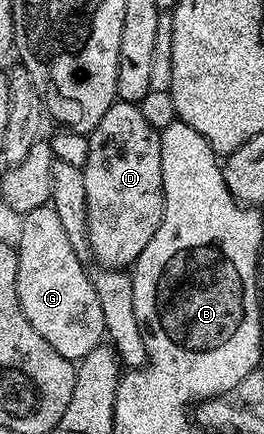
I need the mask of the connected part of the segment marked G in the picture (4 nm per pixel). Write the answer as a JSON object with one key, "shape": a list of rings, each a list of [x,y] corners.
{"shape":[[[46,204],[23,215],[22,231],[17,242],[19,260],[19,304],[31,328],[59,352],[59,356],[80,360],[106,337],[103,308],[95,296],[90,271],[85,271],[82,255],[71,248],[59,212]]]}

